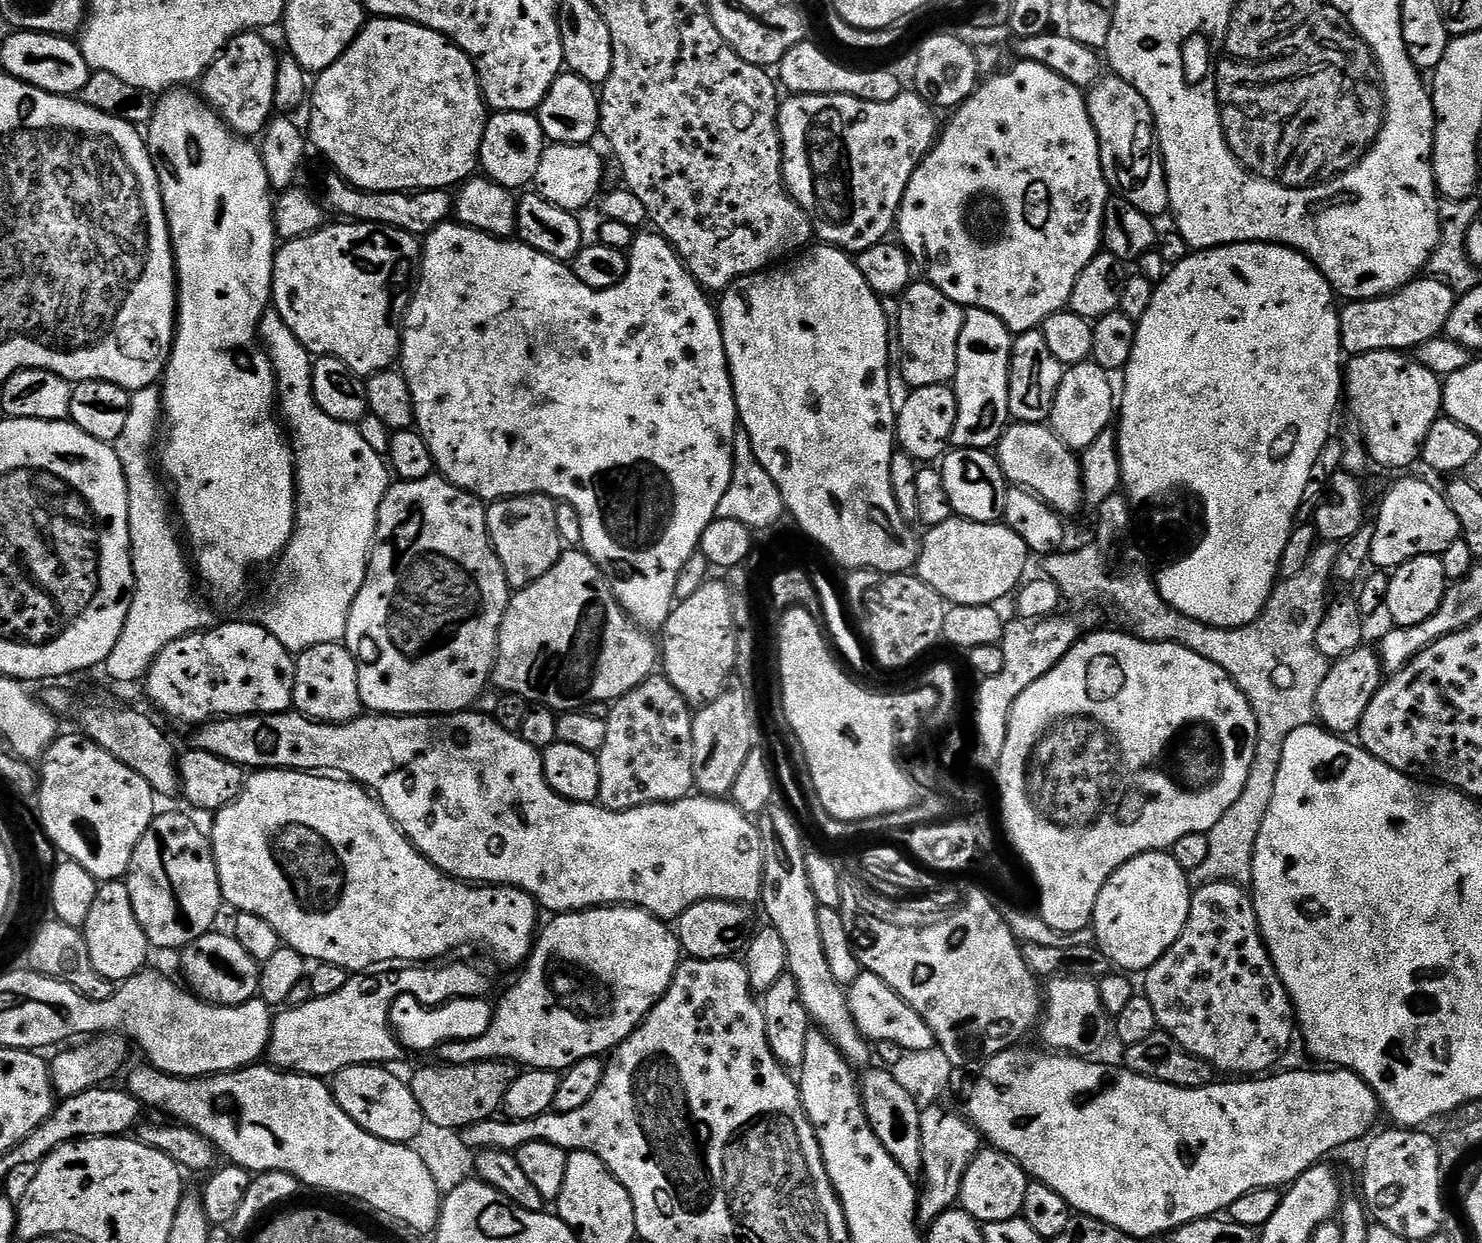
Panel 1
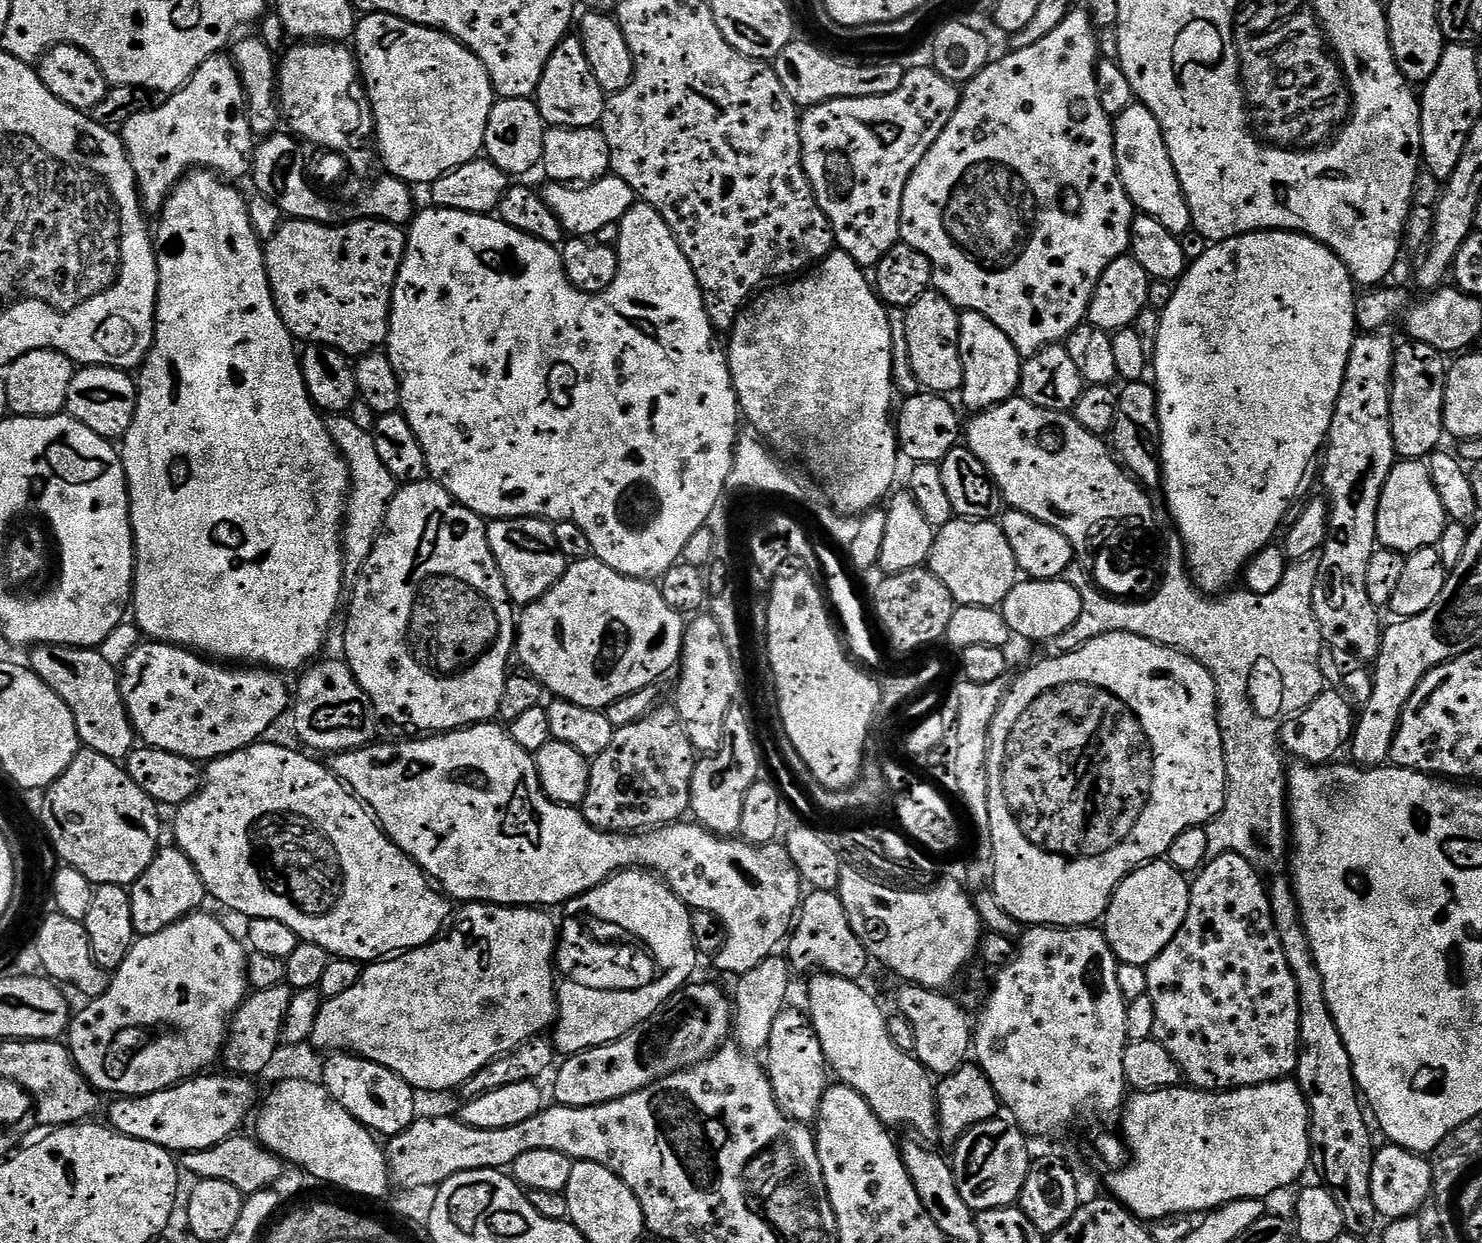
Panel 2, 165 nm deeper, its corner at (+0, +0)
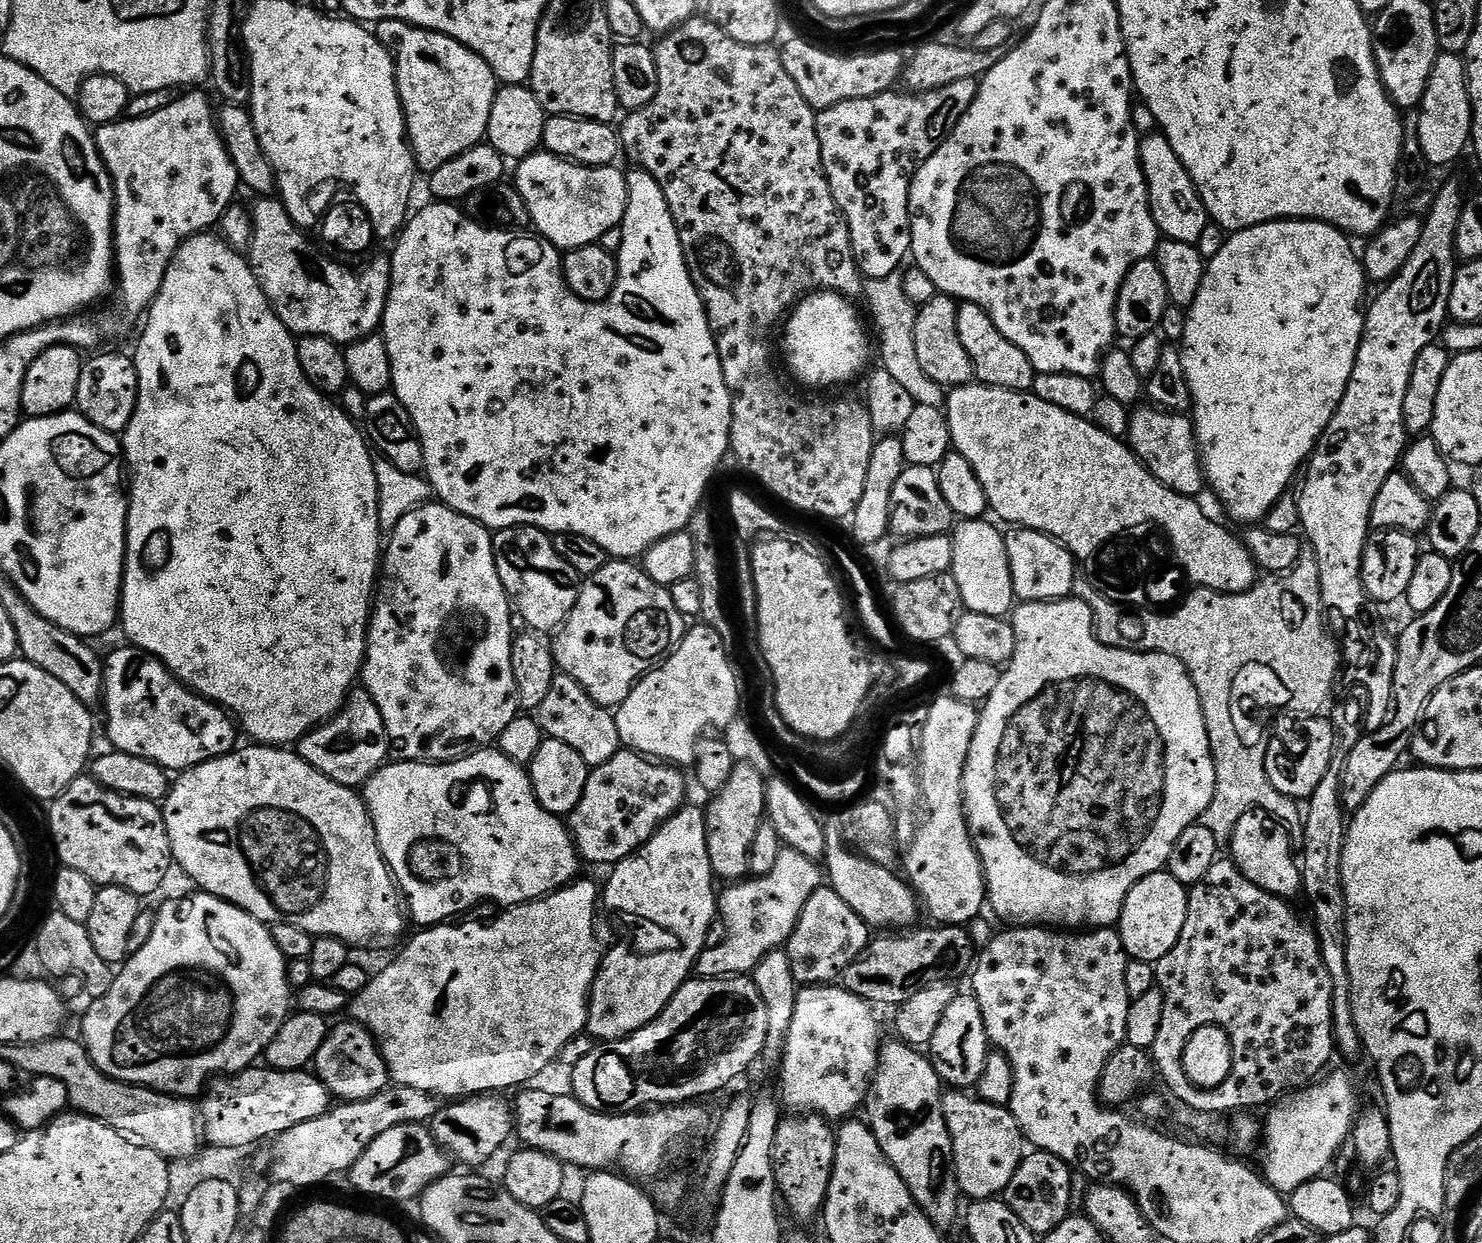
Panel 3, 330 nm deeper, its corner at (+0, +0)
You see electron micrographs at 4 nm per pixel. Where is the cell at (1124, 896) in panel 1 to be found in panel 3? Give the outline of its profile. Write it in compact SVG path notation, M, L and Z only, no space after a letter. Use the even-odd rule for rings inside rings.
M1167 870L1155 872L1142 878L1130 890L1124 900L1118 931L1122 938L1122 946L1133 960L1141 960L1155 966L1170 950L1174 950L1174 942L1178 942L1178 934L1182 934L1182 926L1186 926L1186 910L1188 909L1189 889L1178 878L1174 878Z

